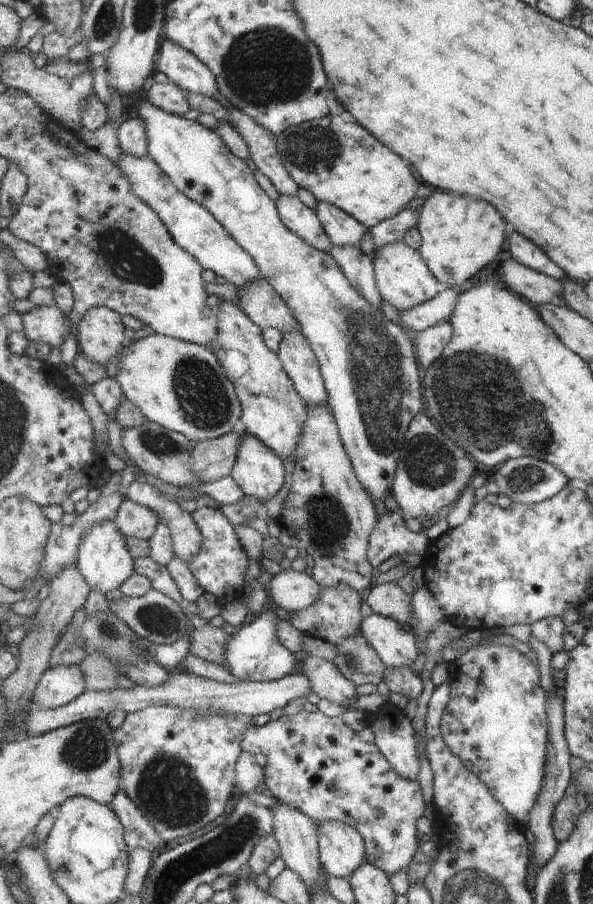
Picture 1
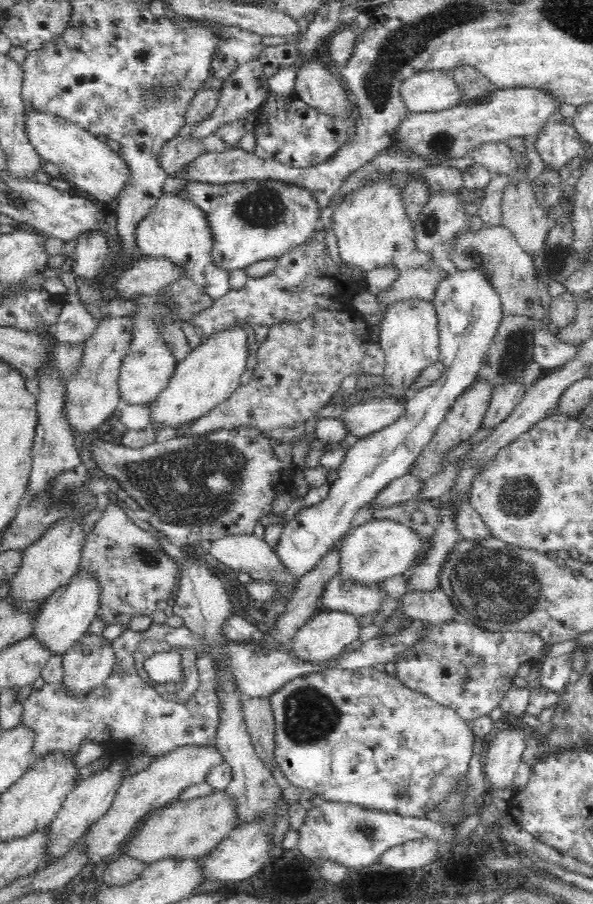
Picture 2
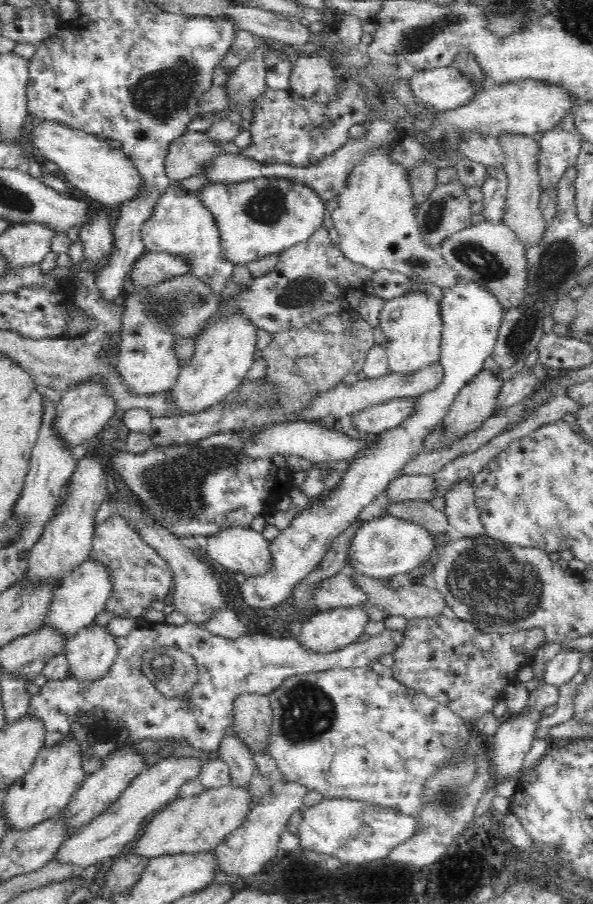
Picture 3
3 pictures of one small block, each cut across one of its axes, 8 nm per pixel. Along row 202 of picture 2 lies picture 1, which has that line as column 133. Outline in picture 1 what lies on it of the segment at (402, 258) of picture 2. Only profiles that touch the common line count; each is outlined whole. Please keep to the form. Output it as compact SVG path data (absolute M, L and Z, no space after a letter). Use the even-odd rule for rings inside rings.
M154 334L129 343L123 354L115 359L119 368L116 378L125 392L125 397L135 402L149 421L179 432L196 443L222 438L241 427L244 408L238 398L235 384L209 347Z

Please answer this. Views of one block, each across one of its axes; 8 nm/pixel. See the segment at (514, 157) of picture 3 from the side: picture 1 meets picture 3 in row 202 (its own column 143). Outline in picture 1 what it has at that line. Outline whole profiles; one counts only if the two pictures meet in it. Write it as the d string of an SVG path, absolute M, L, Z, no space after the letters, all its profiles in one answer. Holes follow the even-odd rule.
M125 499L114 520L117 529L125 536L150 541L159 526L160 517L147 506Z

